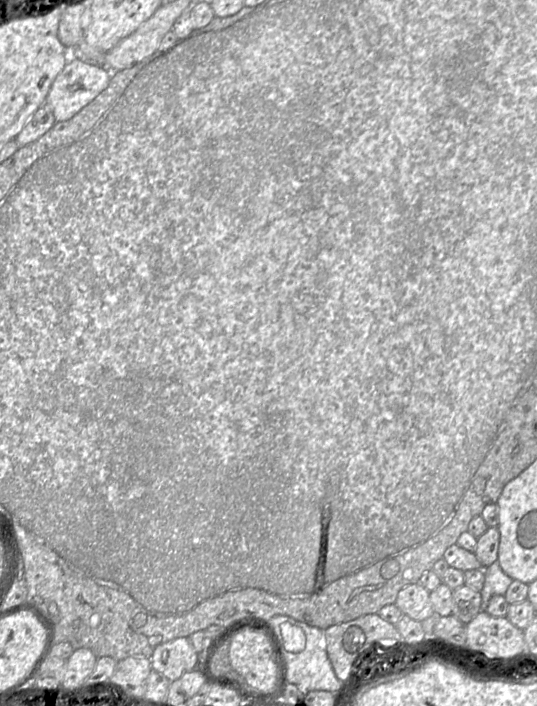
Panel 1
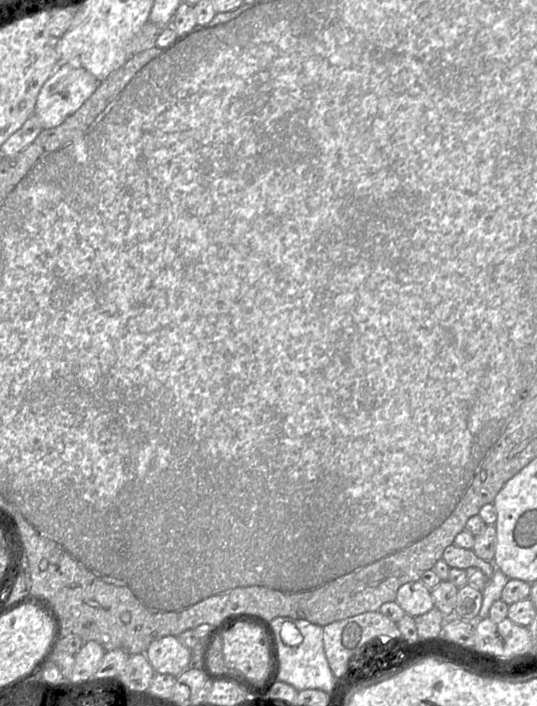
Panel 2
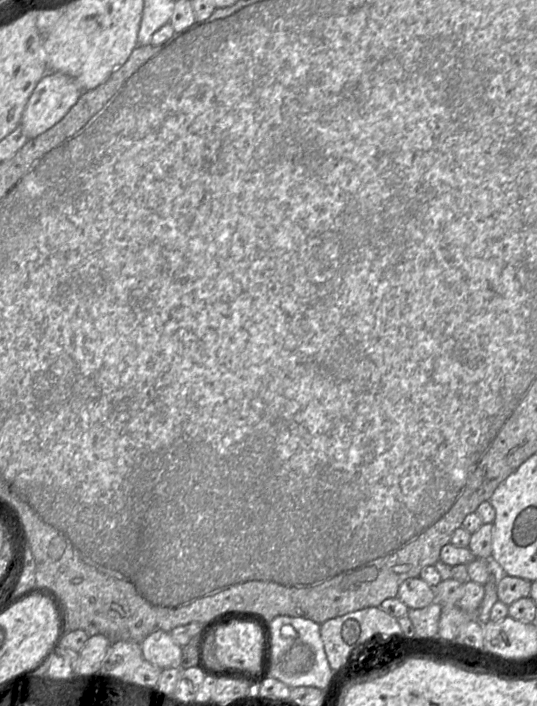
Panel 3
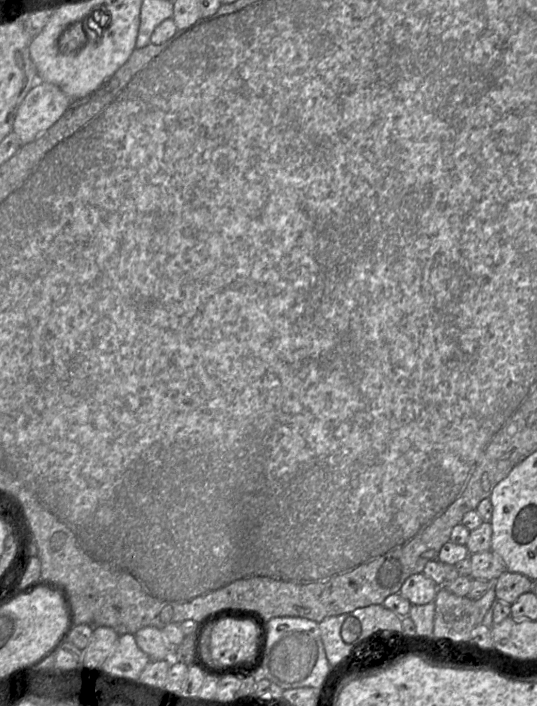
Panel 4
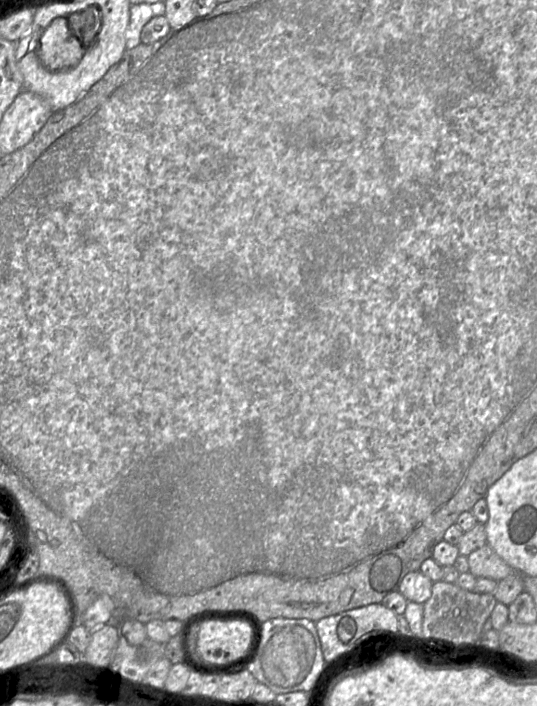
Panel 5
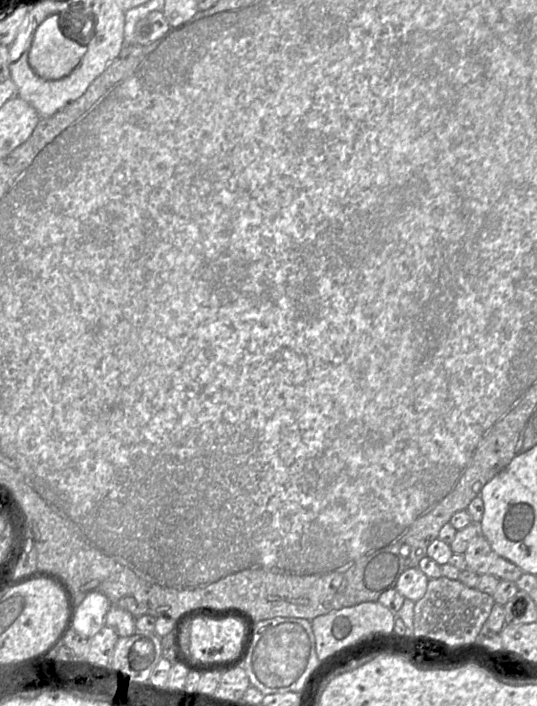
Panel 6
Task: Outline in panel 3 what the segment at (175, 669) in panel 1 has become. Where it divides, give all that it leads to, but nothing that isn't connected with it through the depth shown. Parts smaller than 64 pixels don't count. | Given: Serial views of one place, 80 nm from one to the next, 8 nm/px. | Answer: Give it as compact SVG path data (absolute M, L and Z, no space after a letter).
M158 630L140 644L143 659L161 670L179 667L182 647L169 633Z

